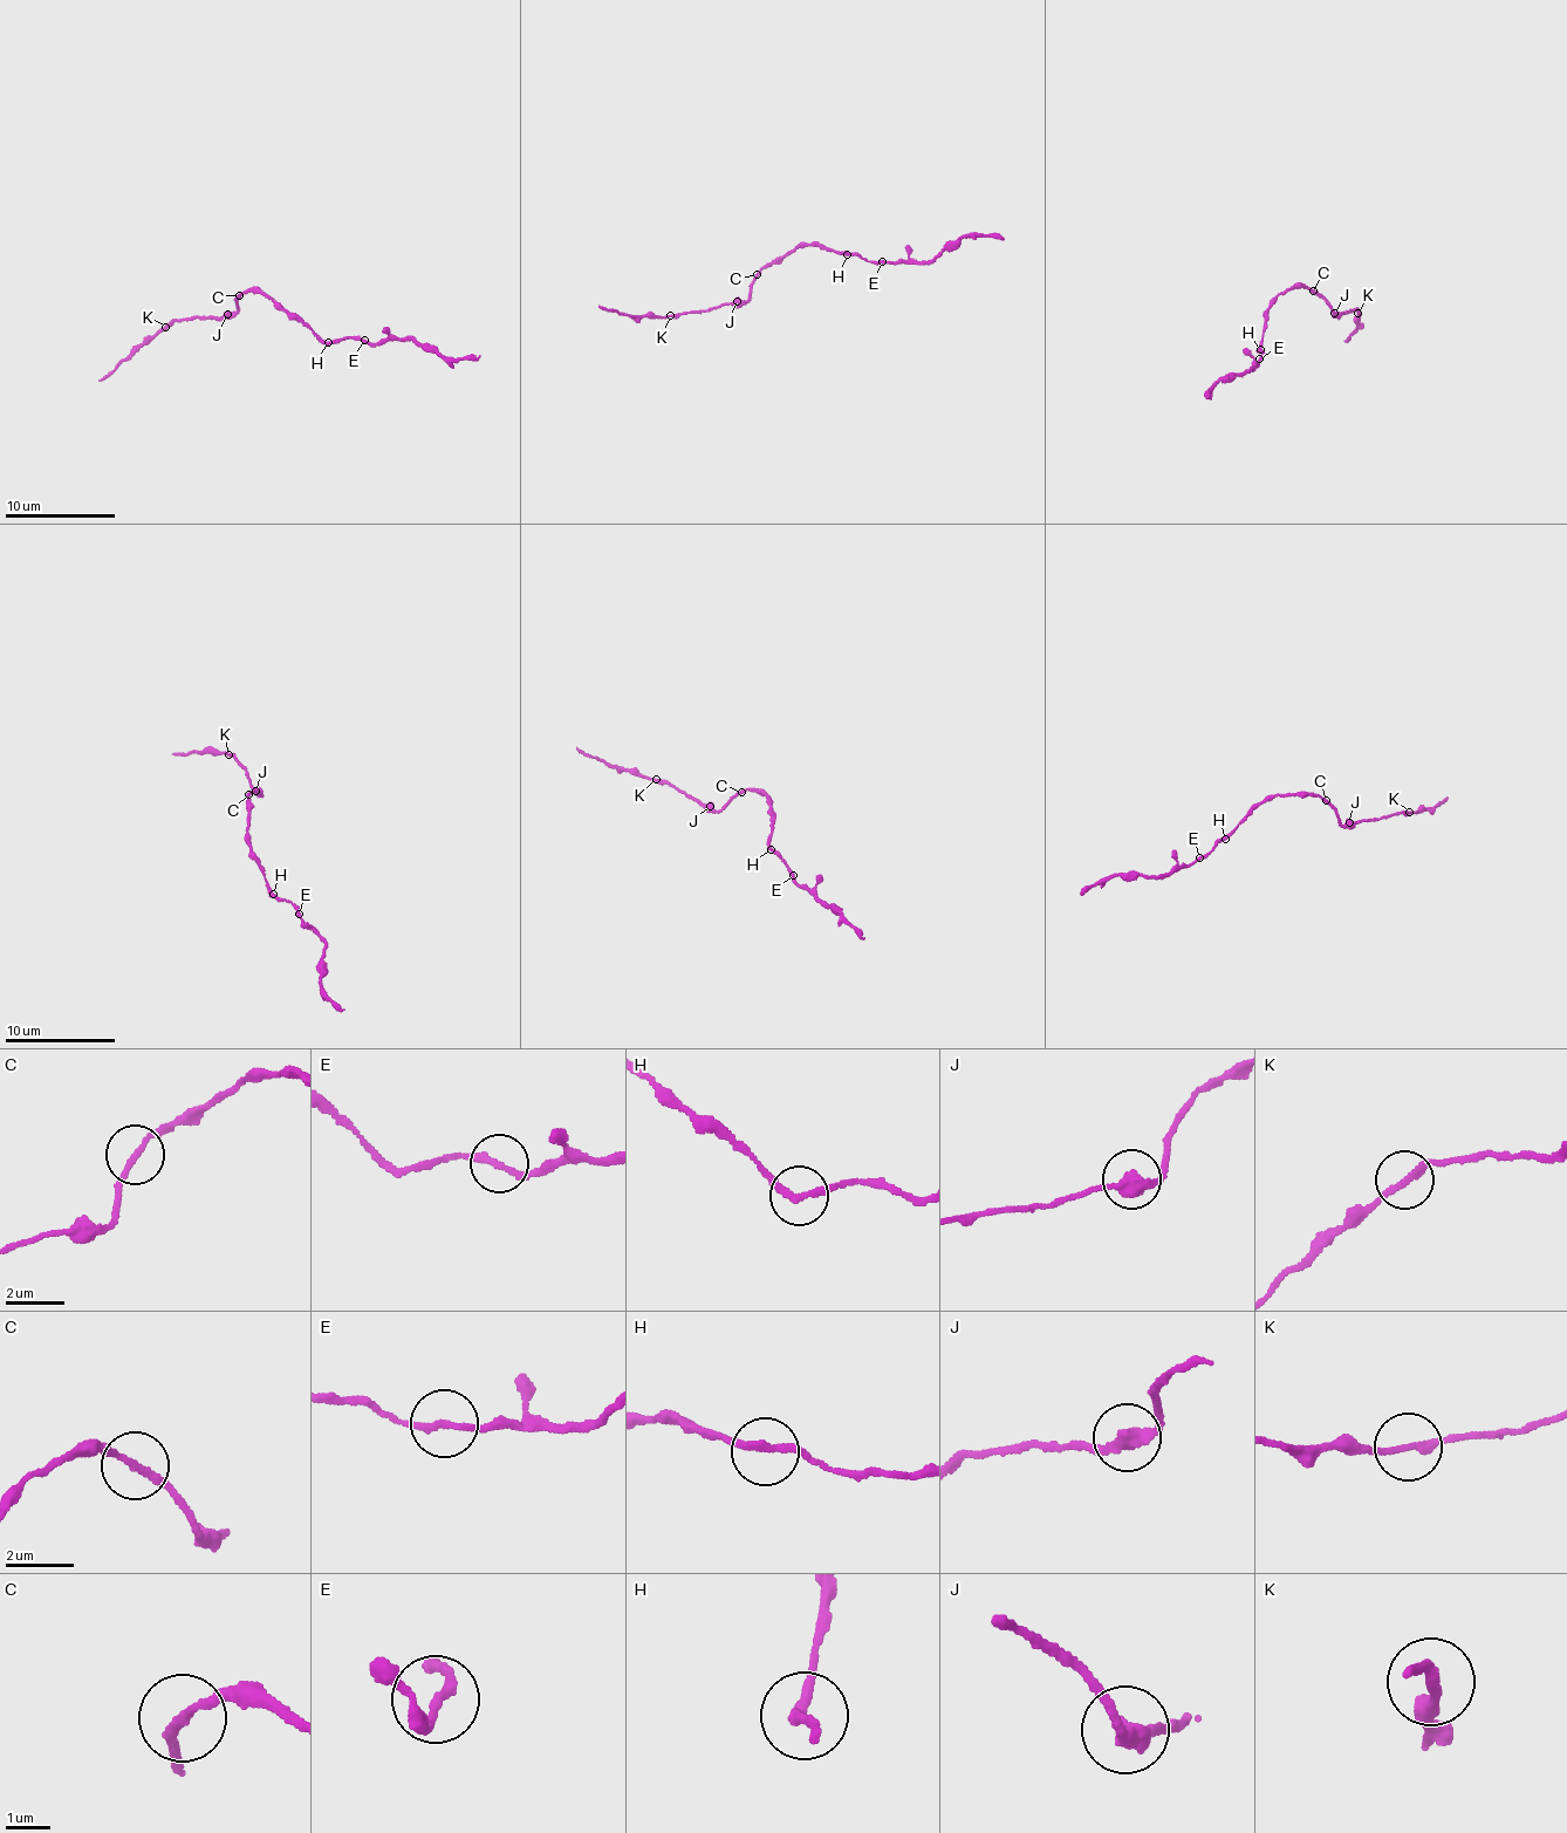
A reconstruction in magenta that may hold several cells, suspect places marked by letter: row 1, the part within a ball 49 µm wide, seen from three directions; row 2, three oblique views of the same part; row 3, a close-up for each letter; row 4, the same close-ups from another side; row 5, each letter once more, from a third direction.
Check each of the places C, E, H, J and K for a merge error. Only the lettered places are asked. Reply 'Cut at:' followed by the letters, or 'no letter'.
Cut at: K

